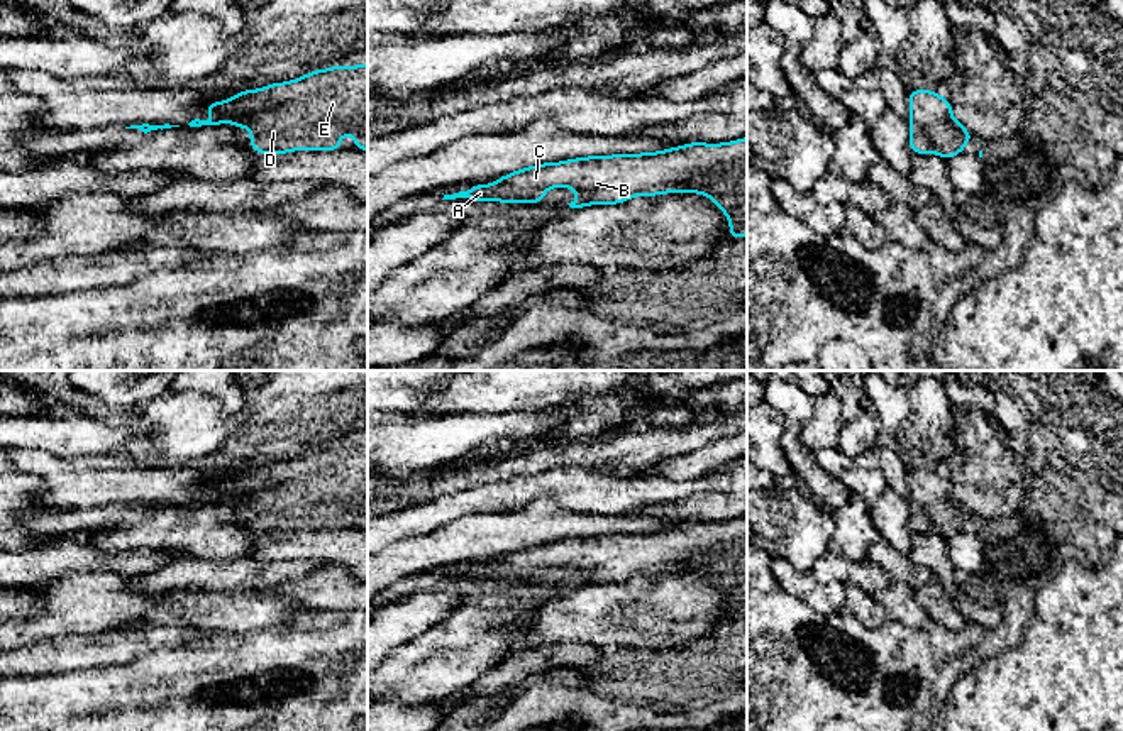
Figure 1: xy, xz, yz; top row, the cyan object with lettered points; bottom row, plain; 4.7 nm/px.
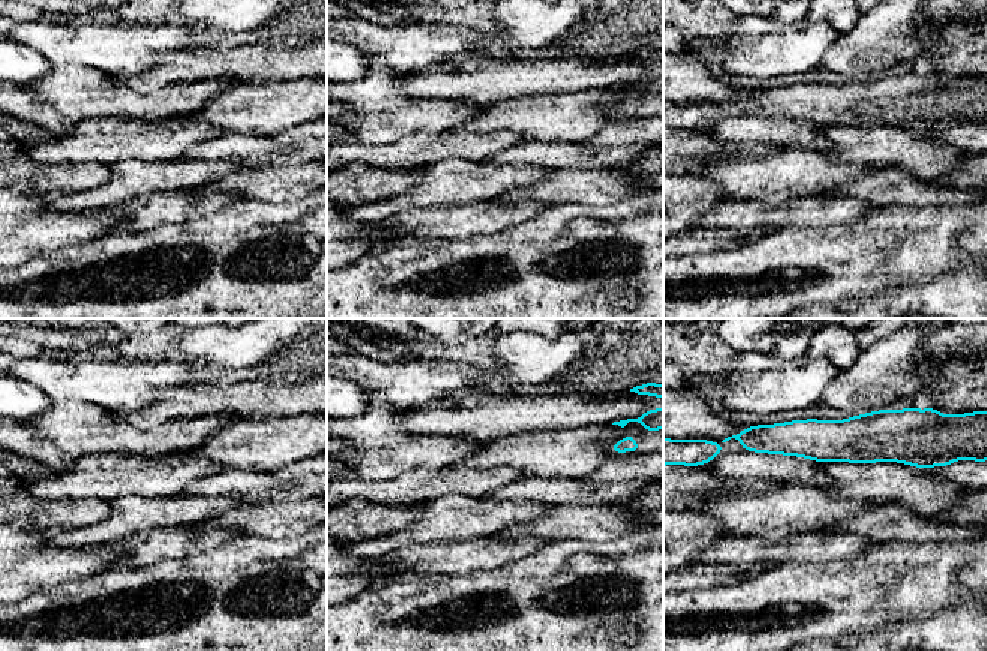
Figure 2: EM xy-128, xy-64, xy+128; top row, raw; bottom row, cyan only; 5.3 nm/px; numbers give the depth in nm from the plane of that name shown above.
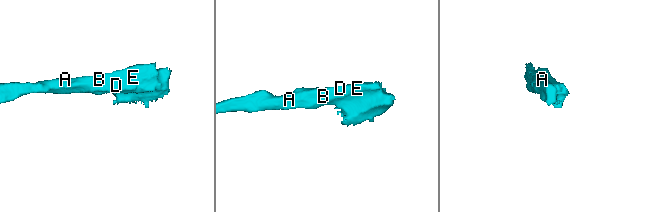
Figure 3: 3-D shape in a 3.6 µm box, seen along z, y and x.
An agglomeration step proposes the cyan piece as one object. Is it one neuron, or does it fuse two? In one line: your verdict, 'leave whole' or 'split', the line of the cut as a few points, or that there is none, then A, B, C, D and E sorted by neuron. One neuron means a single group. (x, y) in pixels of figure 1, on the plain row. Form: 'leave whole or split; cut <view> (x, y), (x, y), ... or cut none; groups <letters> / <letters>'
leave whole; cut none; groups A B C D E

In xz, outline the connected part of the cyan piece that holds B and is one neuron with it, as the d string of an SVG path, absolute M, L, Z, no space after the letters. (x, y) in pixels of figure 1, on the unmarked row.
M747 516L722 521L689 521L657 531L611 533L574 536L561 541L544 541L500 555L493 563L476 563L466 570L444 574L442 579L469 577L473 580L544 582L550 567L573 567L576 579L571 587L589 584L618 584L633 575L656 575L667 572L698 572L713 579L727 594L728 618L747 614Z

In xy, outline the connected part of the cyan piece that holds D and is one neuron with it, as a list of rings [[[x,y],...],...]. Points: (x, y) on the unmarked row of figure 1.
[[[368,443],[315,448],[203,487],[213,496],[195,497],[190,506],[227,501],[249,508],[257,533],[340,530],[344,513],[354,514],[356,528],[368,530]]]

